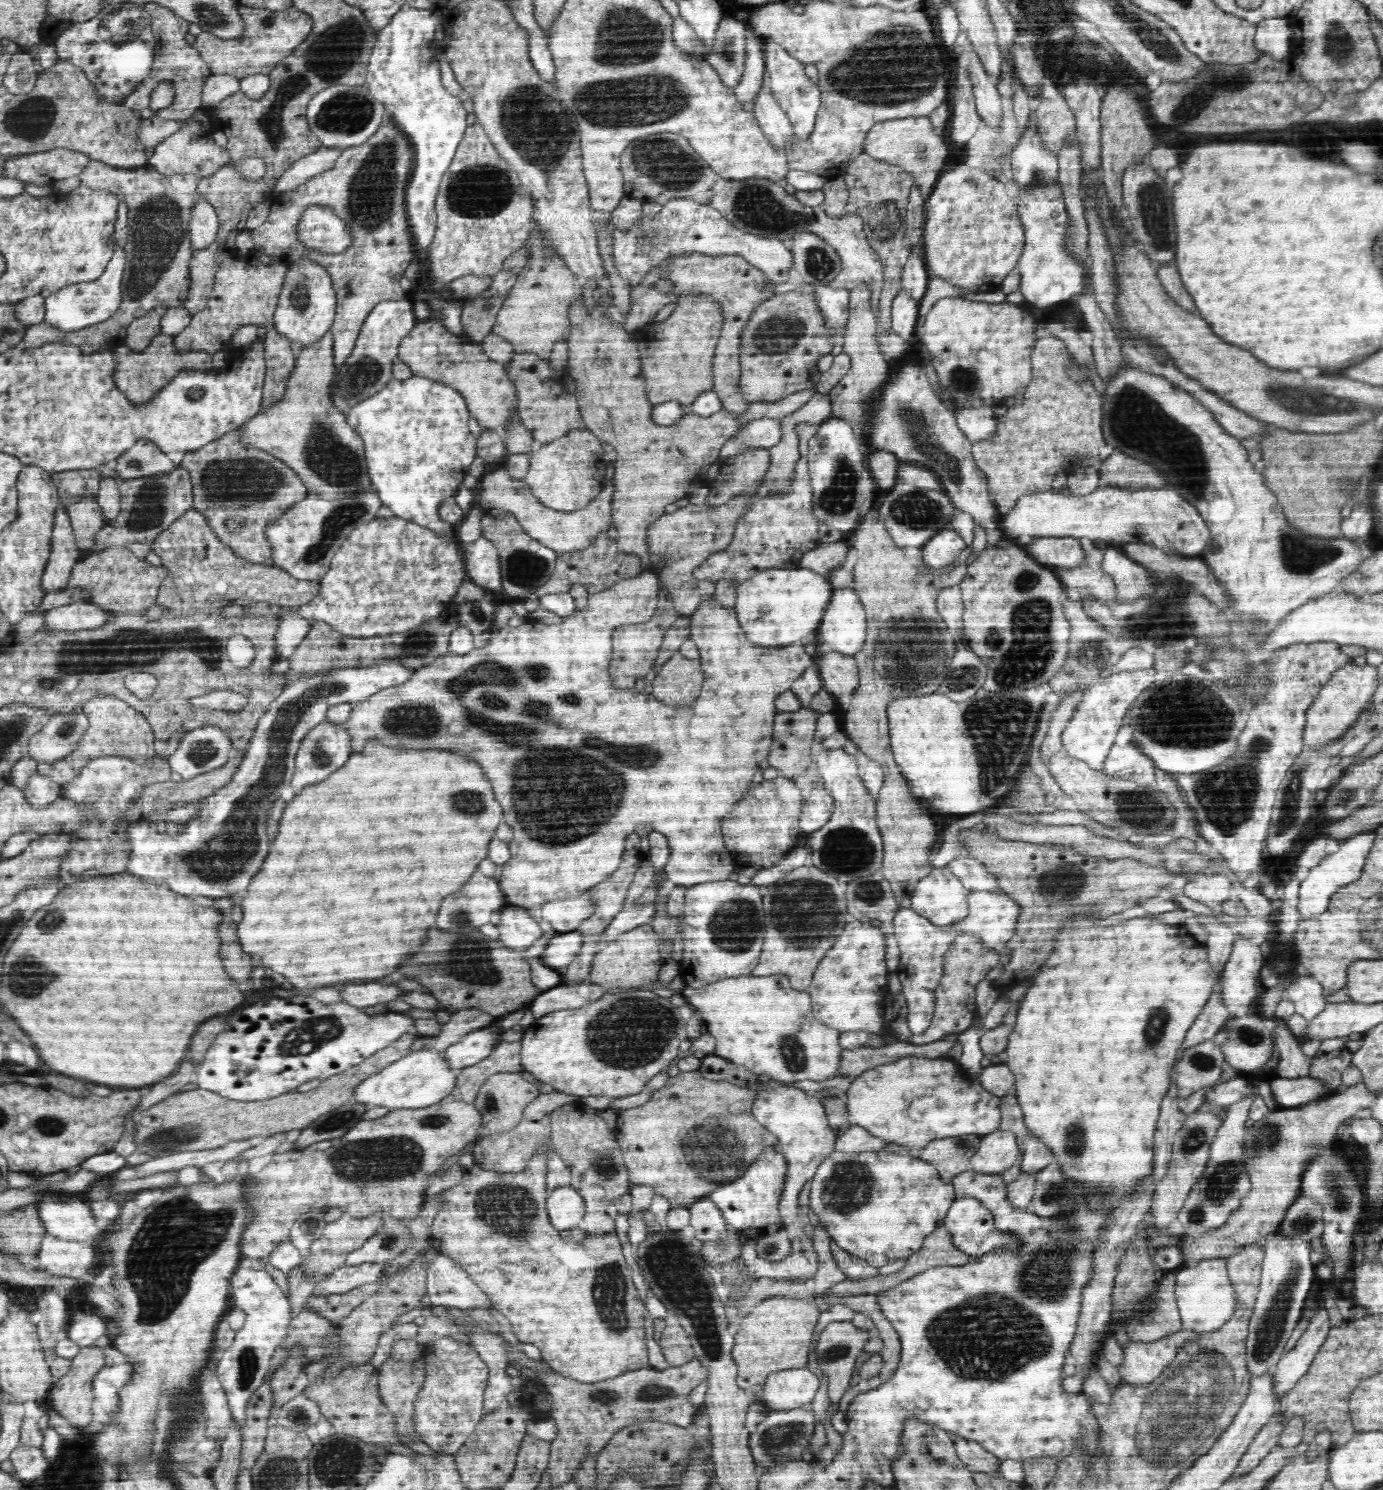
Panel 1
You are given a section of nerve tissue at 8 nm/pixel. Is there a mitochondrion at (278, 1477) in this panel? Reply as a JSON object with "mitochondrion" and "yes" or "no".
{"mitochondrion":"yes"}

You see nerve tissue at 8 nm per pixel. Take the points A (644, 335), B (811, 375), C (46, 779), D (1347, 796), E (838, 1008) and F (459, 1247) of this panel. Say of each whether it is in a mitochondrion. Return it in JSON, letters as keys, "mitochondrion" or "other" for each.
{"A":"other","B":"other","C":"other","D":"mitochondrion","E":"other","F":"other"}

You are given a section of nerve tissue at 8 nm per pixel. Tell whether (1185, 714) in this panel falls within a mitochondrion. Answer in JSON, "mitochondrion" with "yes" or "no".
{"mitochondrion":"yes"}

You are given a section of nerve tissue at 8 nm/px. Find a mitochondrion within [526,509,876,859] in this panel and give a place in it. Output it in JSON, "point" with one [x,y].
{"point":[572,697]}

